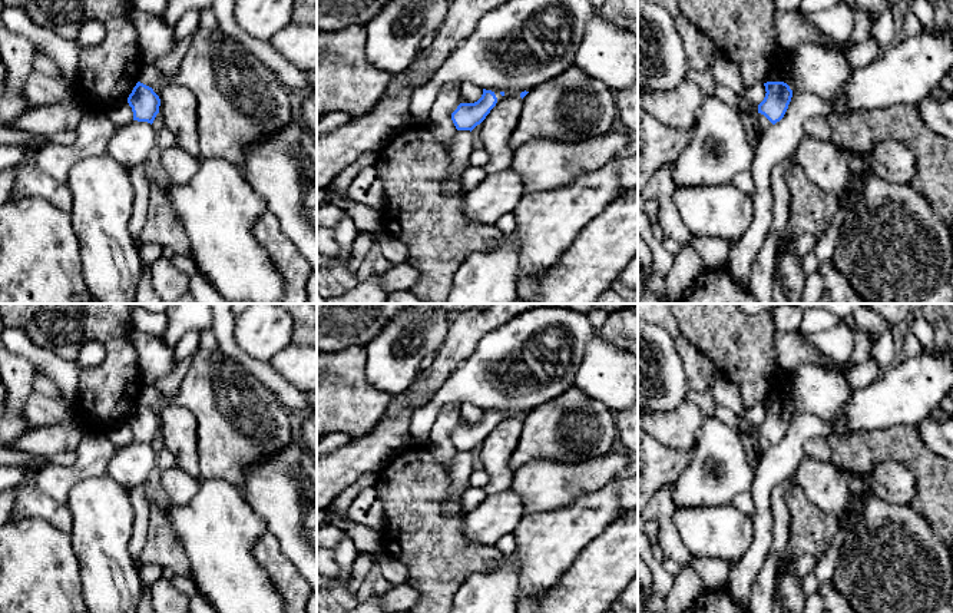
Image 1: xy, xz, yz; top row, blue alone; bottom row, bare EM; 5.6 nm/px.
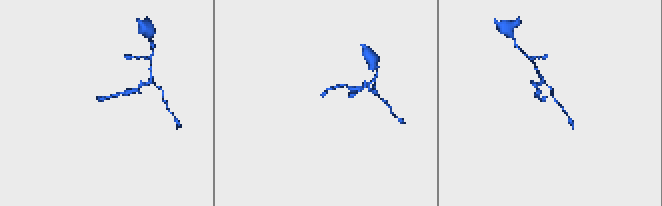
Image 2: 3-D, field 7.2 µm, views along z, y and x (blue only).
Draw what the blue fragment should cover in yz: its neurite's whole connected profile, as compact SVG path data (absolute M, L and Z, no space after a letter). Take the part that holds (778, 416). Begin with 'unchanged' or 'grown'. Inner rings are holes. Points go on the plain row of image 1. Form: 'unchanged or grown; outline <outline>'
grown; outline M767 402L764 407L767 414L758 425L757 435L757 444L762 453L784 438L792 418L792 411L784 402Z

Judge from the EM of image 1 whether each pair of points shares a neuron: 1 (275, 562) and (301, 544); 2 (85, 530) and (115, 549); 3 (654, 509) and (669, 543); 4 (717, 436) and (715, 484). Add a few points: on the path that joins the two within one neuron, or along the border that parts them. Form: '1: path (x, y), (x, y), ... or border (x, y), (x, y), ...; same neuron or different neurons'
1: border (267, 530), (301, 576); different neurons
2: path (92, 536), (108, 549); same neuron
3: path (662, 517), (668, 534); same neuron
4: path (718, 447), (720, 473); same neuron

